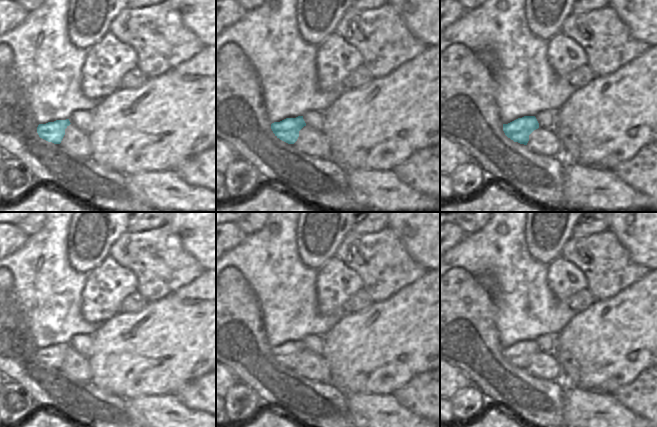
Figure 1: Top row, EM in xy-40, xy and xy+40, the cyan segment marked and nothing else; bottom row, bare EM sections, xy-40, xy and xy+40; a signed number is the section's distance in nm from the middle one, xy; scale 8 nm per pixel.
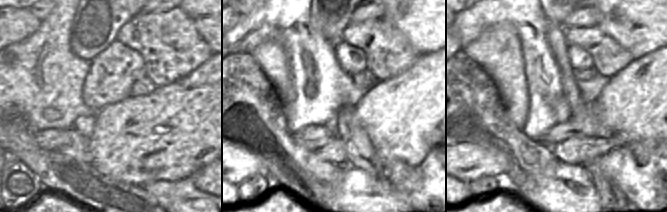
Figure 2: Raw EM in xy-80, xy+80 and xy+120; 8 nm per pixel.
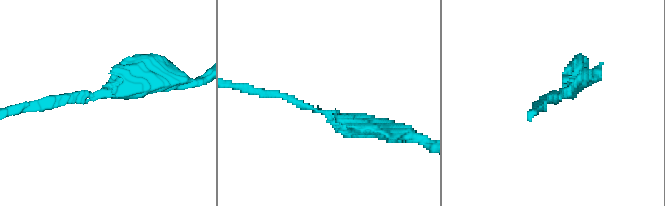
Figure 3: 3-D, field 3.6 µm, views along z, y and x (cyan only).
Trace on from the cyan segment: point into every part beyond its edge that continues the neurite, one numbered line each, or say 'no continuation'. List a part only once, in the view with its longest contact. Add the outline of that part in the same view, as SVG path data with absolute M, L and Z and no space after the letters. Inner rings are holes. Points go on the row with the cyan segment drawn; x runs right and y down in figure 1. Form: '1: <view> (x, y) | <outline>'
no continuation

